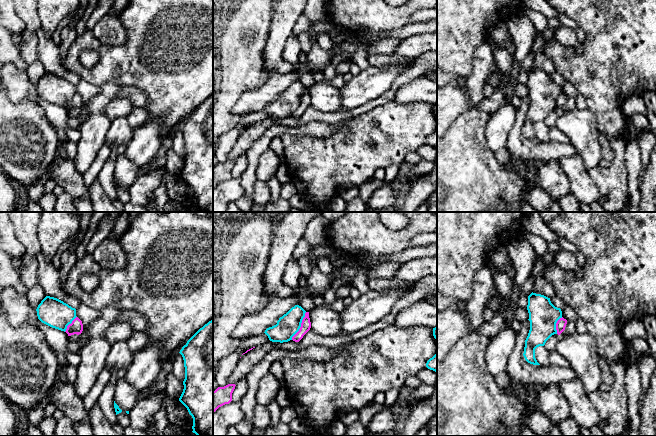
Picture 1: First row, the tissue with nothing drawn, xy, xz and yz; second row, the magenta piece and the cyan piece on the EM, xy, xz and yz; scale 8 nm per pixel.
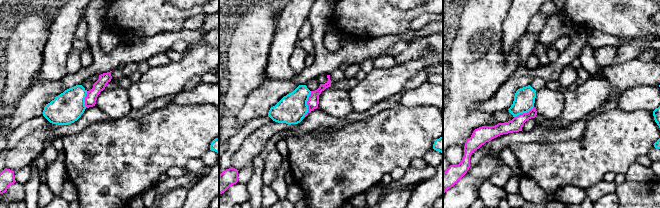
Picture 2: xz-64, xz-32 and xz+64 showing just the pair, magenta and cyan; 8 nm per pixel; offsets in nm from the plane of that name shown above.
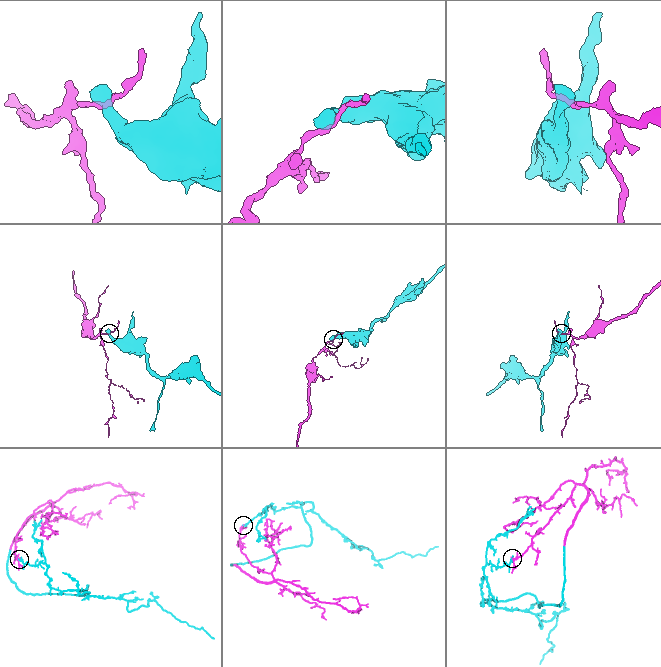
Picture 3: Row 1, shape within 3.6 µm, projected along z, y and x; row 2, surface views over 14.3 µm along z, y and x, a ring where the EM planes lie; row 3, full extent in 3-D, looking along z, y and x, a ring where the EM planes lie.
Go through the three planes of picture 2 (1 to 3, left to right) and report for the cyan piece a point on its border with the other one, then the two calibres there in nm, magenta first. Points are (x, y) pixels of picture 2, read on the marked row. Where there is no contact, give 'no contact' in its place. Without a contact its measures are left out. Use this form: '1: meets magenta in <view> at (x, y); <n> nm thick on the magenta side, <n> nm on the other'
1: meets magenta in xz-64 at (85, 99); 100 nm thick on the magenta side, 240 nm on the other
2: meets magenta in xz-32 at (307, 104); 90 nm thick on the magenta side, 240 nm on the other
3: meets magenta in xz+64 at (523, 113); 110 nm thick on the magenta side, 170 nm on the other

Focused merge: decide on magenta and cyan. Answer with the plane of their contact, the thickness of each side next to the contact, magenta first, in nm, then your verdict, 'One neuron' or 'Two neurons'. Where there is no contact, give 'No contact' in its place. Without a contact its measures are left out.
Touches magenta in xz. Thickness 80 nm (magenta) against 180 nm. One neuron

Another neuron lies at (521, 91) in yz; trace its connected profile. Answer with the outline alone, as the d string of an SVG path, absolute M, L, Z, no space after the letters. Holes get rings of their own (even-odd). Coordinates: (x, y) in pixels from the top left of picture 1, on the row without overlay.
M518 83L514 87L514 97L518 97L522 99L522 98L527 97L528 95L529 95L529 89L526 84Z

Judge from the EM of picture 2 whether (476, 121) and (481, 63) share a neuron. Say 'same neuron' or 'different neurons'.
same neuron

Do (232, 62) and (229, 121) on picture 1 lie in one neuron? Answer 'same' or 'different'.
same

